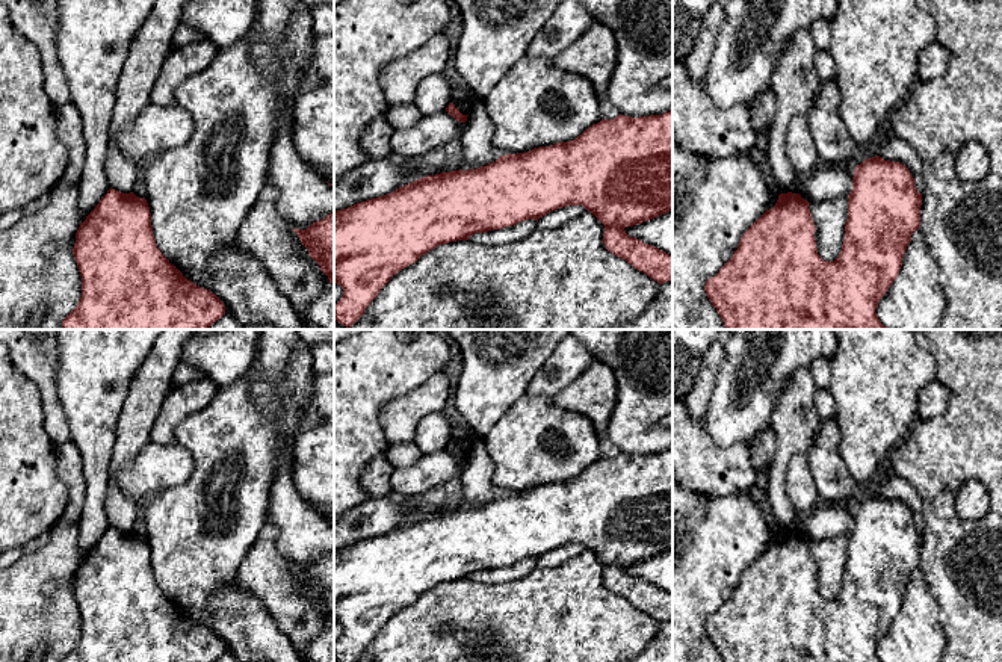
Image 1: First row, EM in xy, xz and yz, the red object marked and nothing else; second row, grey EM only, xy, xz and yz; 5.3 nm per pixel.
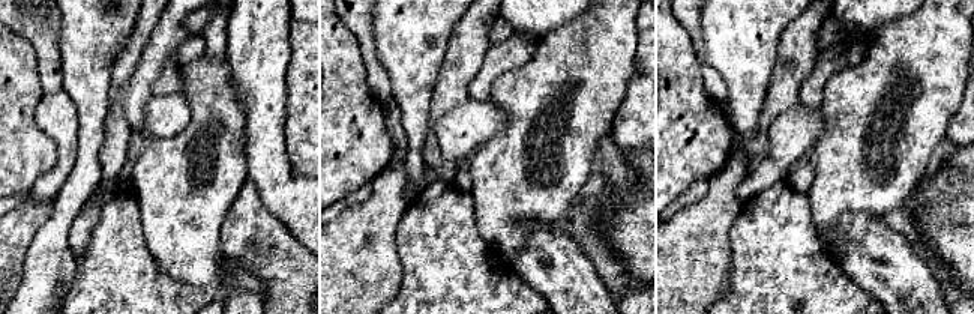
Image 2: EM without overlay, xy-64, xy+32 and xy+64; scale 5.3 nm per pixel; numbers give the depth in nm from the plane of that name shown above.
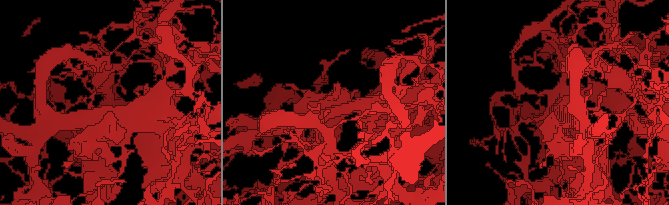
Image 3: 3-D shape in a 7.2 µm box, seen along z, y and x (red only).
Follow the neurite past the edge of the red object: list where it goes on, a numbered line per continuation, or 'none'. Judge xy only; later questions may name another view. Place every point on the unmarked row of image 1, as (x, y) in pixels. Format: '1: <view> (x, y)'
none

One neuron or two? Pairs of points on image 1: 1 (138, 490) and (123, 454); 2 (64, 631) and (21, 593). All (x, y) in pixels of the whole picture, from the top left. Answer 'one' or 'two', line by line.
1: two
2: one

